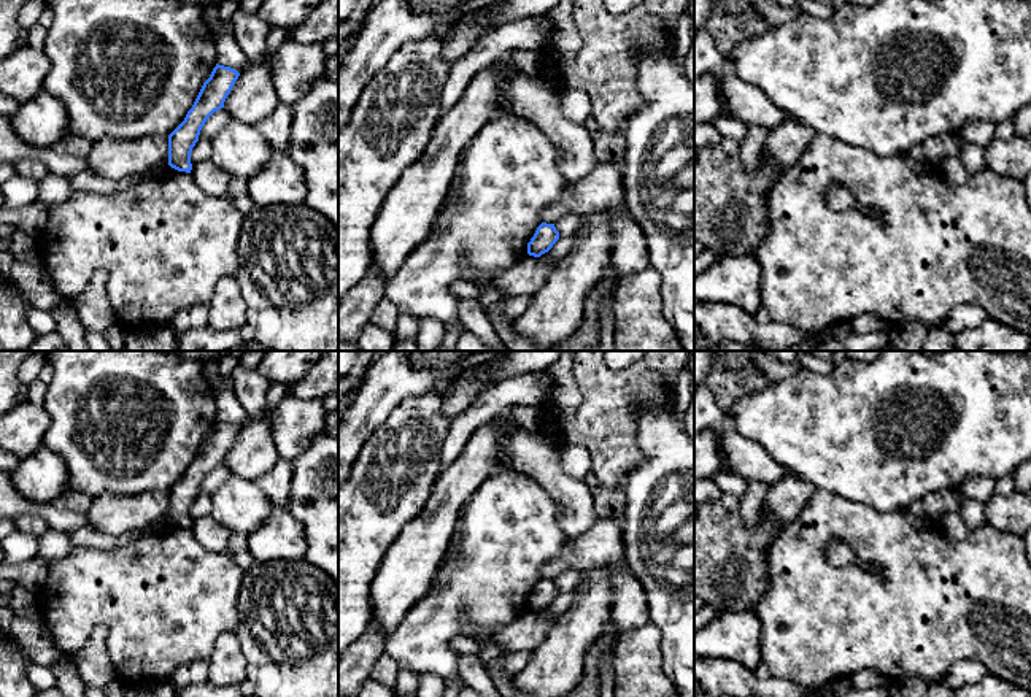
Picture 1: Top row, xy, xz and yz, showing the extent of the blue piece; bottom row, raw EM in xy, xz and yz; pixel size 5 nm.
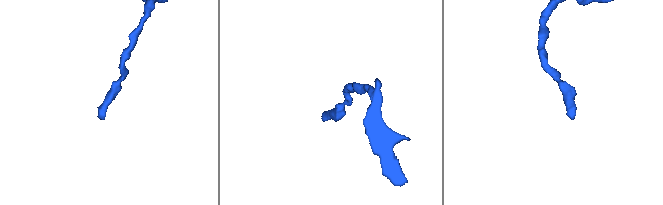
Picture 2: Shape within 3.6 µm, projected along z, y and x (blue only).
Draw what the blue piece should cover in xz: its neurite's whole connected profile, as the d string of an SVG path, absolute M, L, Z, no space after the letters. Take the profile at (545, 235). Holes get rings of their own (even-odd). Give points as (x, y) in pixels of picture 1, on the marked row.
M542 222L527 243L527 254L540 257L542 254L548 252L558 240L559 232L556 230L554 224Z

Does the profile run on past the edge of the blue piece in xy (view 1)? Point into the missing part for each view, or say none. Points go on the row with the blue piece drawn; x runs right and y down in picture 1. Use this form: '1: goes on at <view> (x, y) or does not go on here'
1: does not go on here

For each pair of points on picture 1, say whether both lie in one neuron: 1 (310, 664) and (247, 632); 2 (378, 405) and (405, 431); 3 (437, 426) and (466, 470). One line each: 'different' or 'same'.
1: same
2: different
3: different

